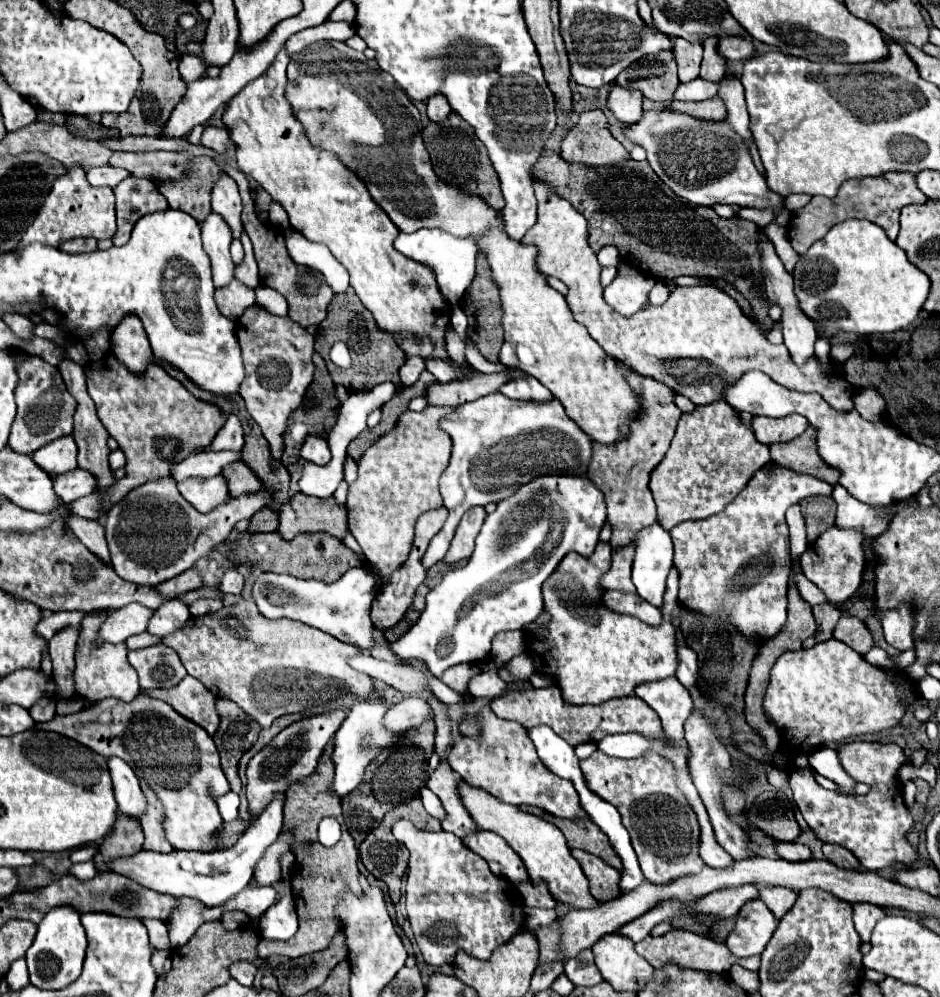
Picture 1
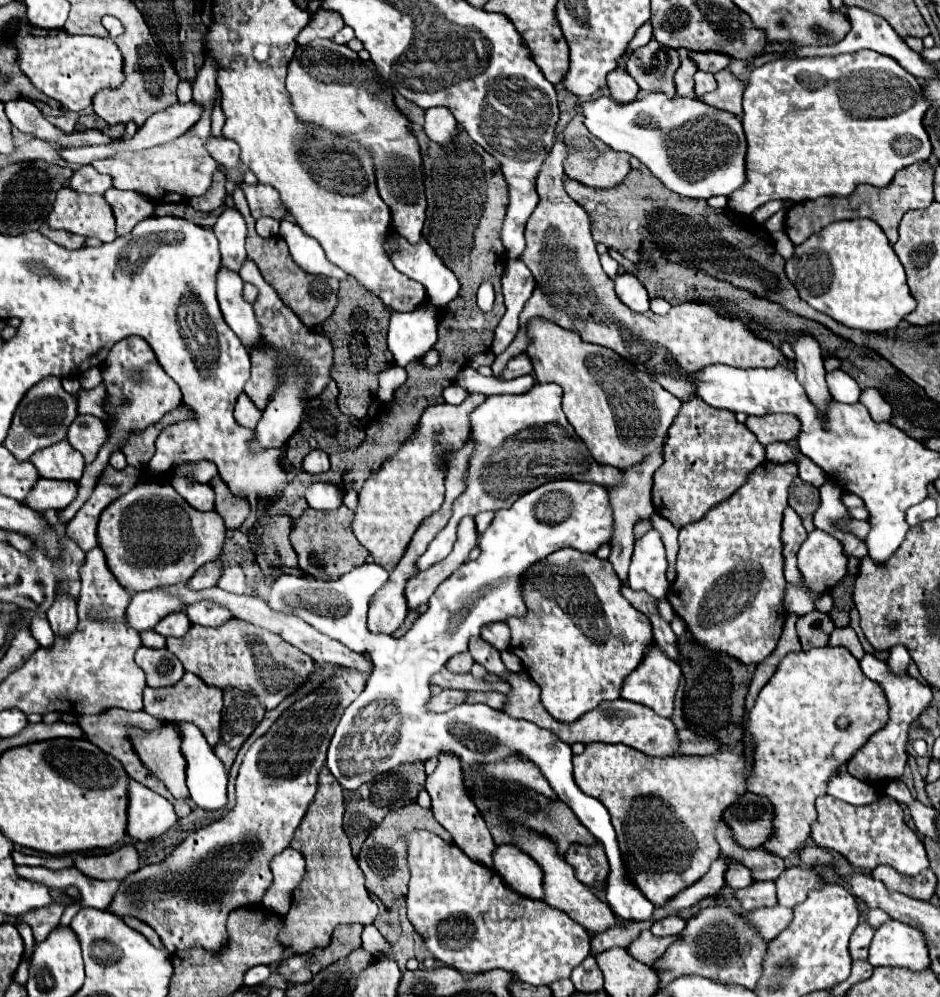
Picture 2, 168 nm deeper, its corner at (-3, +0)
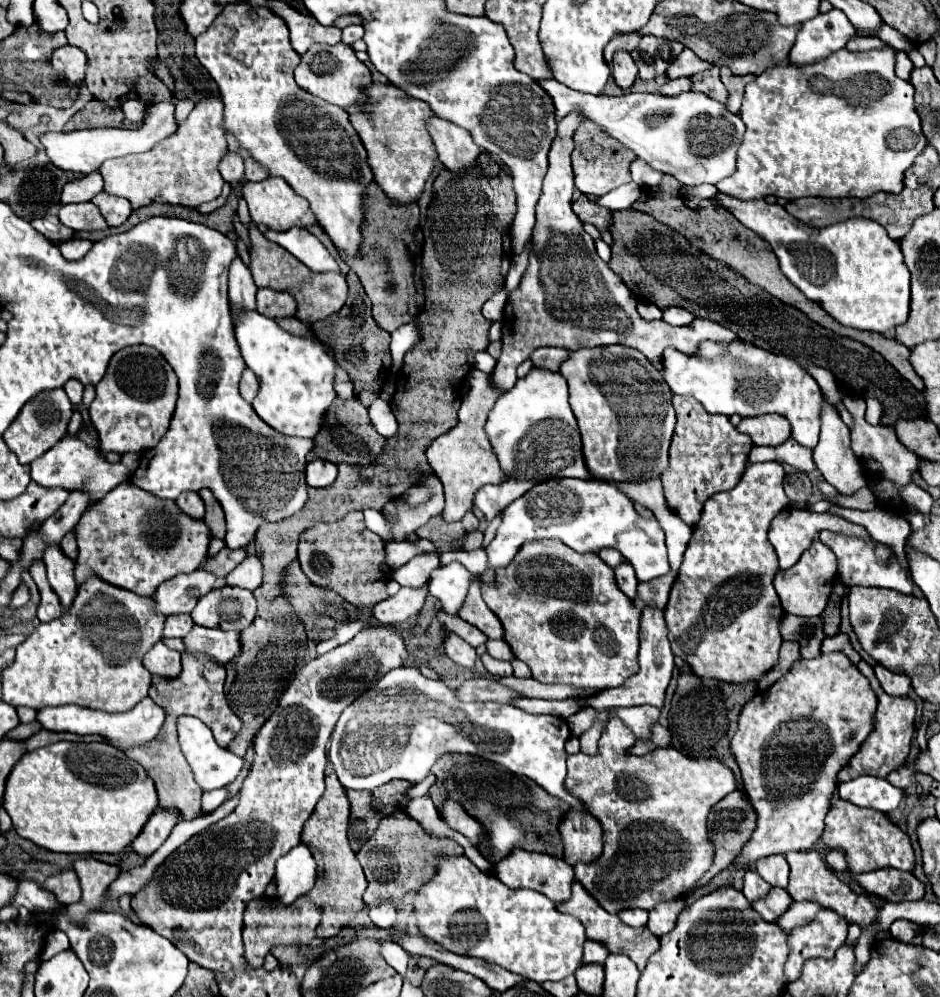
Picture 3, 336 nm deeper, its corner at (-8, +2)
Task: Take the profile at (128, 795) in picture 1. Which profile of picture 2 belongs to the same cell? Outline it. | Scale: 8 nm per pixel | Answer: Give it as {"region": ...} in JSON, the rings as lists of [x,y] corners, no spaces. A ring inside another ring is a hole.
{"region":[[[129,781],[129,825],[127,833],[141,843],[159,839],[179,821],[173,805],[159,793]]]}

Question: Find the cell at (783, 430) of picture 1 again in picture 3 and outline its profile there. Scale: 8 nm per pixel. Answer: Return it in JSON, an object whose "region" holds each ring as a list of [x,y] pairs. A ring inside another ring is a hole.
{"region":[[[782,415],[744,417],[738,429],[752,437],[754,445],[780,445],[792,435],[792,427]]]}

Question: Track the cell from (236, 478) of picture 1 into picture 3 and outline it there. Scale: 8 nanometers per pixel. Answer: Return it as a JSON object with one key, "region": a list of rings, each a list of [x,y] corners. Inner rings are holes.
{"region":[[[202,489],[200,497],[206,503],[204,521],[208,521],[208,527],[212,529],[212,535],[222,539],[226,535],[226,519],[224,519],[224,511],[222,511],[218,499],[214,497],[214,493],[210,493],[210,489]]]}

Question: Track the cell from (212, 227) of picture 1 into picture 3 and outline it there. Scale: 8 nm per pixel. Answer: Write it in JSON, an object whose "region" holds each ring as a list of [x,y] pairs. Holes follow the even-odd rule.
{"region":[[[240,309],[234,313],[236,339],[246,365],[260,377],[260,391],[252,403],[258,417],[272,429],[294,437],[316,437],[320,421],[334,401],[334,361],[326,355],[320,343],[296,337],[276,325],[274,319],[258,311]]]}

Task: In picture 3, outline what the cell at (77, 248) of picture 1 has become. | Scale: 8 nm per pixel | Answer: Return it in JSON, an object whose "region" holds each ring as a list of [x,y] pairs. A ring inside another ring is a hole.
{"region":[[[48,215],[48,217],[36,219],[36,221],[32,221],[32,227],[38,229],[42,235],[46,235],[50,241],[64,243],[64,241],[70,241],[74,237],[74,229],[62,225],[56,215]]]}

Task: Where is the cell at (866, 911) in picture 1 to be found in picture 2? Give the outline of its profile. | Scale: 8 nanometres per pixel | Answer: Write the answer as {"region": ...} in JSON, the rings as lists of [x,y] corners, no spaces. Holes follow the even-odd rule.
{"region":[[[869,909],[867,913],[865,913],[865,917],[867,917],[867,923],[871,925],[871,927],[879,927],[879,925],[883,925],[885,921],[889,921],[889,917],[881,911],[881,909]]]}

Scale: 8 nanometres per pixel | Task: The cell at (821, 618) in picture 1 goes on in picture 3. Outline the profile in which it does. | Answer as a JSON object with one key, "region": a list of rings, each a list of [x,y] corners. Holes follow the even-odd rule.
{"region":[[[784,615],[784,625],[780,625],[780,633],[784,641],[800,641],[800,655],[804,659],[812,659],[820,655],[822,641],[826,639],[822,617],[796,617]]]}

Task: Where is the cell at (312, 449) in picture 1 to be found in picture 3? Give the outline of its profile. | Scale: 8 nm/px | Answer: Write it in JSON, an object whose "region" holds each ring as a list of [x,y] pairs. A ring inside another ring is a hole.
{"region":[[[310,461],[306,465],[306,481],[310,487],[328,487],[336,481],[336,465],[330,461]]]}

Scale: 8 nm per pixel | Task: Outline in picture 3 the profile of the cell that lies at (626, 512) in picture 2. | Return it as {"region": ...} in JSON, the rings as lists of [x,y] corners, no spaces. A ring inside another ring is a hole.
{"region":[[[622,561],[616,569],[616,581],[618,581],[618,587],[624,591],[624,595],[628,595],[630,599],[636,599],[636,573],[634,573],[634,567],[628,563],[628,561]]]}

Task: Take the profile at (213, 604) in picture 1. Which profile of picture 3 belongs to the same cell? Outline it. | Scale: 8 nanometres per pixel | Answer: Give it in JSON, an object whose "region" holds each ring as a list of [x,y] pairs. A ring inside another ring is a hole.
{"region":[[[218,587],[198,599],[192,611],[196,625],[224,629],[224,631],[244,631],[256,617],[256,599],[250,591],[240,587]]]}

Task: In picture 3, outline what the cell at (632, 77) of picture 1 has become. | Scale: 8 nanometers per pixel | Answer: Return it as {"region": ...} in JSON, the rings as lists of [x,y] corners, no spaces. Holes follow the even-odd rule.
{"region":[[[642,37],[640,45],[632,51],[632,59],[638,65],[638,77],[642,81],[662,81],[668,75],[668,67],[682,53],[684,45],[678,41],[664,41],[660,37]]]}

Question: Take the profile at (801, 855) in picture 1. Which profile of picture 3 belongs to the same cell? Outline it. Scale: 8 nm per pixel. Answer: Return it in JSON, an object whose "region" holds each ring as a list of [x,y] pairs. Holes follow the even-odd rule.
{"region":[[[830,849],[830,851],[828,851],[826,863],[828,863],[834,871],[846,871],[846,867],[848,867],[844,853],[842,853],[842,851],[836,851],[836,849]]]}

